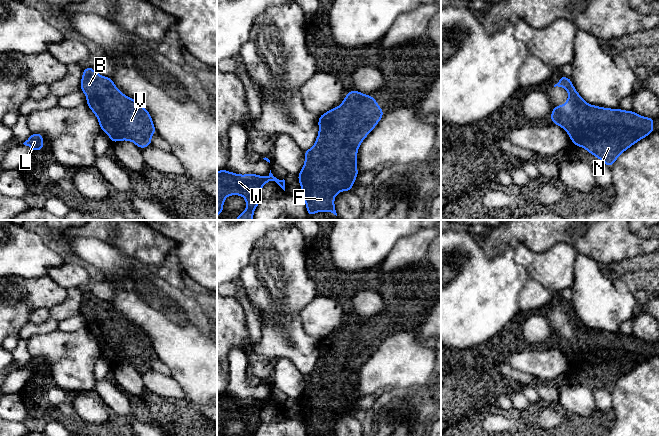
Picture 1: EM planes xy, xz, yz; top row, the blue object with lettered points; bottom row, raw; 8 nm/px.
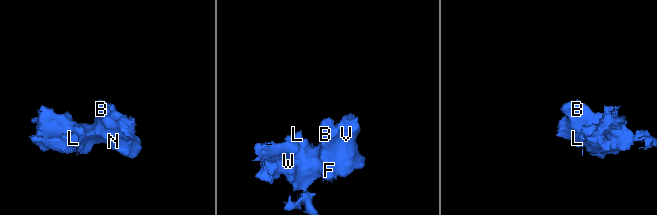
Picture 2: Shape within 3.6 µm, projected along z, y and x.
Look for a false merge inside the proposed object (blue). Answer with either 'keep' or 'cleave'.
keep

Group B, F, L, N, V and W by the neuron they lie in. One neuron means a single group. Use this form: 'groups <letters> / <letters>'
groups B F L N V W

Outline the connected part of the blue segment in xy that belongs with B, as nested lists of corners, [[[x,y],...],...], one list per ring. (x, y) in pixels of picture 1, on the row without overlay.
[[[84,291],[80,313],[87,321],[87,330],[96,339],[100,355],[104,355],[114,368],[117,365],[132,365],[140,373],[151,370],[151,360],[156,356],[151,338],[137,325],[119,315],[111,301],[99,299],[93,291]]]

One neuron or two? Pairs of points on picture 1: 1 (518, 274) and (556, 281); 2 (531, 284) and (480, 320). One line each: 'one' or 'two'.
1: two
2: two

